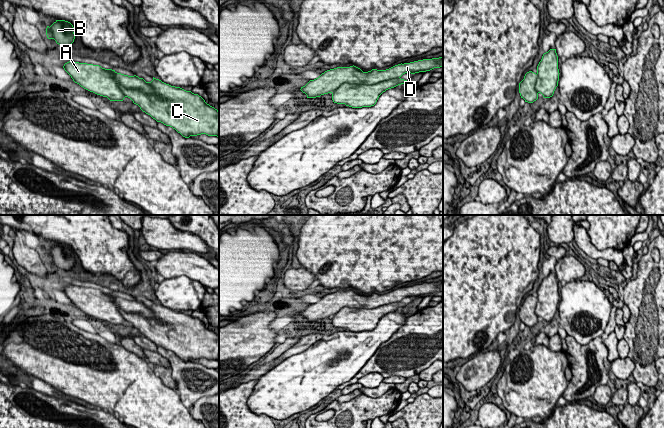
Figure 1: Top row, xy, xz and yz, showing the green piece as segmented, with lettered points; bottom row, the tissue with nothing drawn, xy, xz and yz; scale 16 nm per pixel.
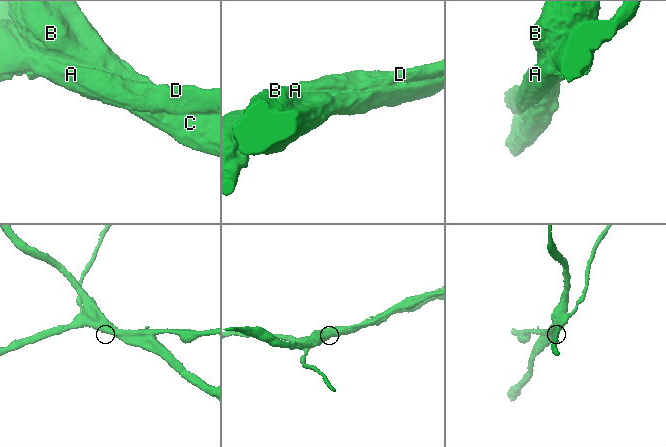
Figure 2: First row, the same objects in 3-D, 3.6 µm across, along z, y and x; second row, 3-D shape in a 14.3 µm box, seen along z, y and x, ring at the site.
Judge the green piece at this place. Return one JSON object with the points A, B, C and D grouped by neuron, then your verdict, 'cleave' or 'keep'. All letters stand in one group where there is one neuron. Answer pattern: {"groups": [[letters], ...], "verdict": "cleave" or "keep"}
{"groups": [["A", "D"], ["B", "C"]], "verdict": "cleave"}

